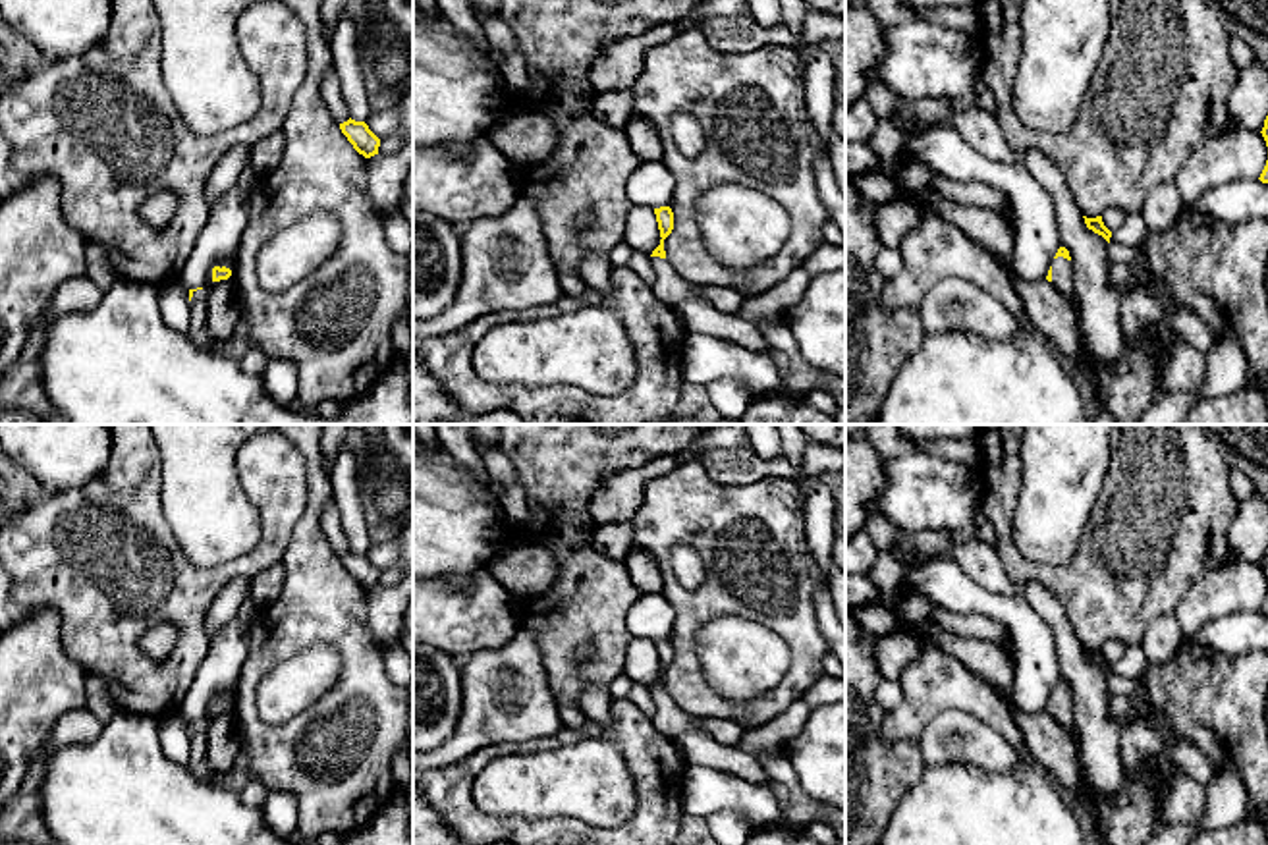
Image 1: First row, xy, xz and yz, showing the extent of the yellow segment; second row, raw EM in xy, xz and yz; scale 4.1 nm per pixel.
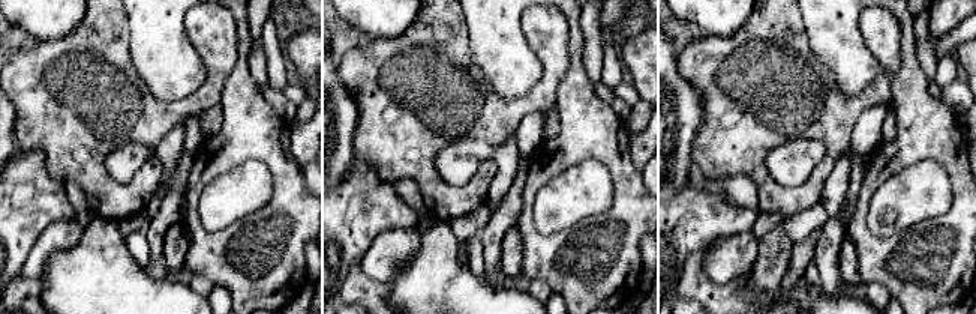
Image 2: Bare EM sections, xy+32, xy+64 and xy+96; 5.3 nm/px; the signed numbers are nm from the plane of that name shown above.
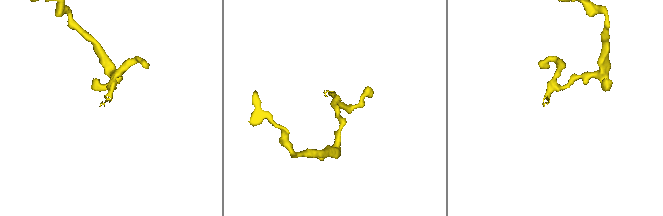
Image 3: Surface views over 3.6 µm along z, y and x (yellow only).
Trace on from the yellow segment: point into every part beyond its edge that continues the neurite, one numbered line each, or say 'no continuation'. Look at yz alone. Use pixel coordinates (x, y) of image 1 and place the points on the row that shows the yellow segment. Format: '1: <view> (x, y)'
1: yz (1062, 274)

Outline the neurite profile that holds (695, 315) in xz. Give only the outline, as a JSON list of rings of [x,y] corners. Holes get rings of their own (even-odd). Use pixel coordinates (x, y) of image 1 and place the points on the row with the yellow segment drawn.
[[[693,286],[691,295],[674,307],[685,332],[703,332],[708,336],[731,340],[747,349],[770,349],[757,322],[716,311],[699,297],[699,287],[701,286]]]

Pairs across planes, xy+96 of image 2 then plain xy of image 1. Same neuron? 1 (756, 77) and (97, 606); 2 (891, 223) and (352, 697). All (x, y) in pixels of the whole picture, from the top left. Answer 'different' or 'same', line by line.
1: same
2: different

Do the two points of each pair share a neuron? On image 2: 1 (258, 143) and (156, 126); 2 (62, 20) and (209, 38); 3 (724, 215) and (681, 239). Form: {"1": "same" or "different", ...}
{"1": "different", "2": "different", "3": "same"}

